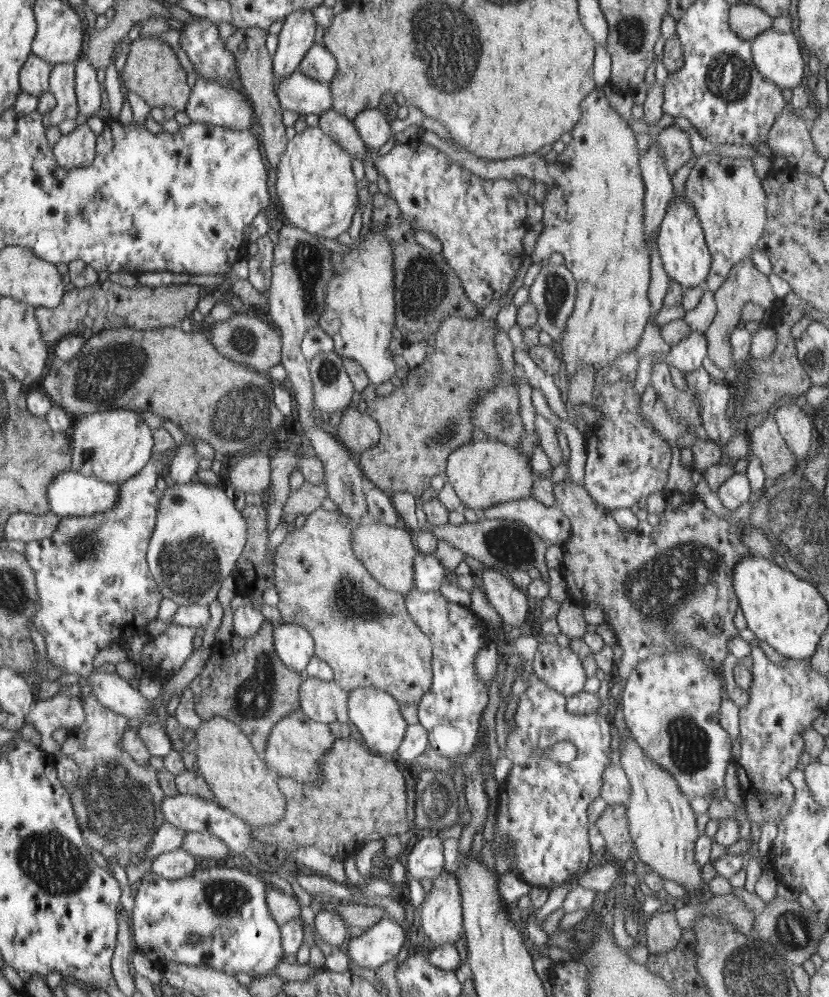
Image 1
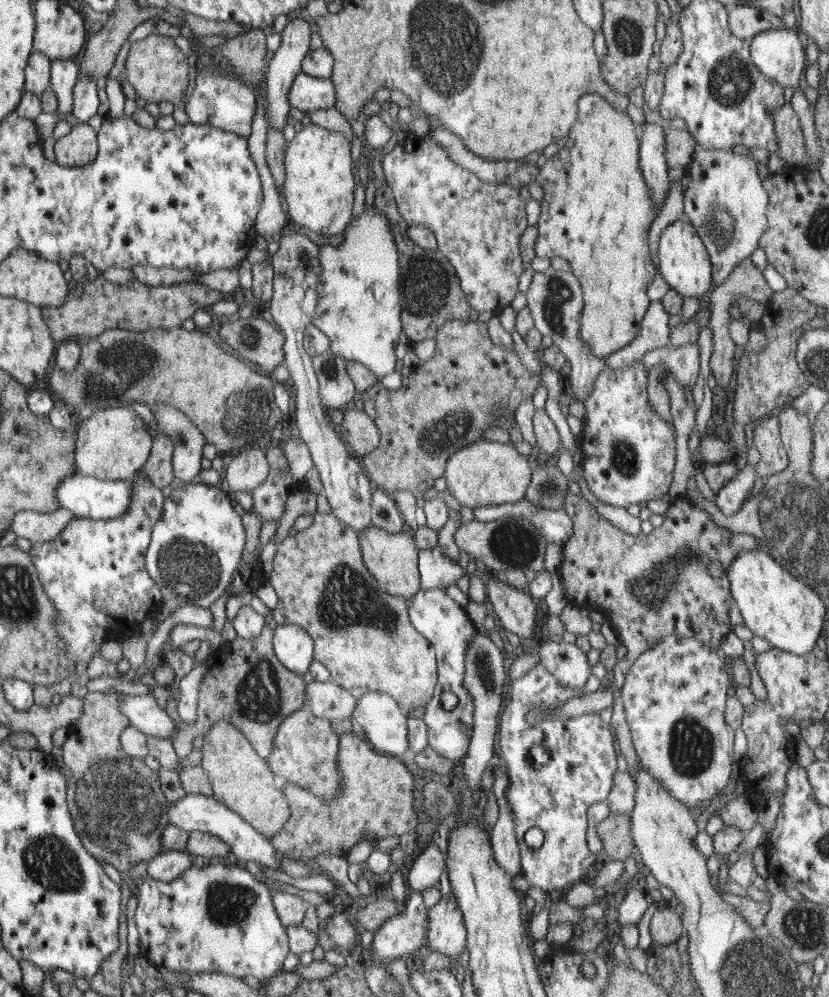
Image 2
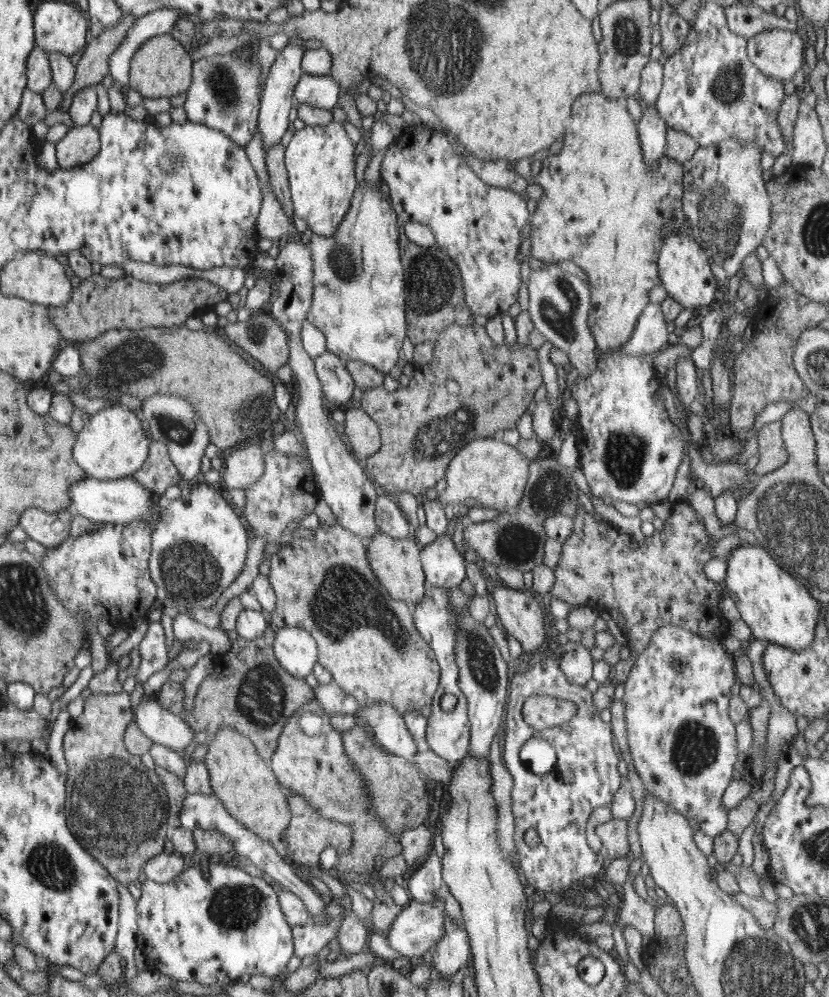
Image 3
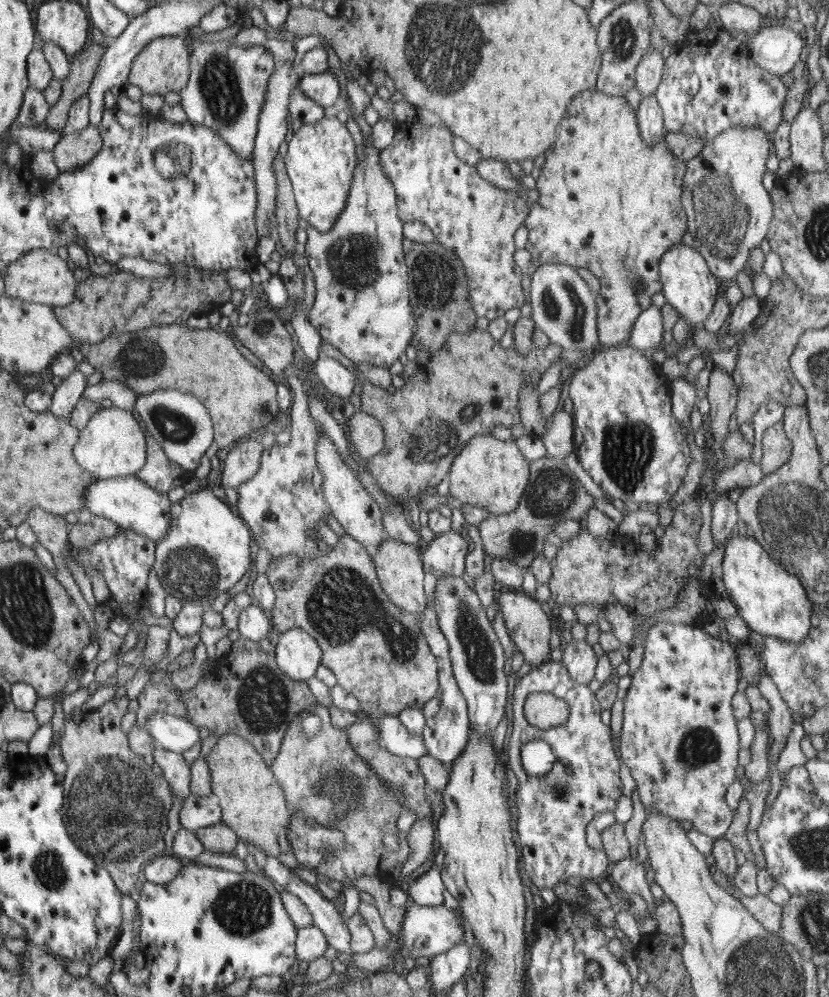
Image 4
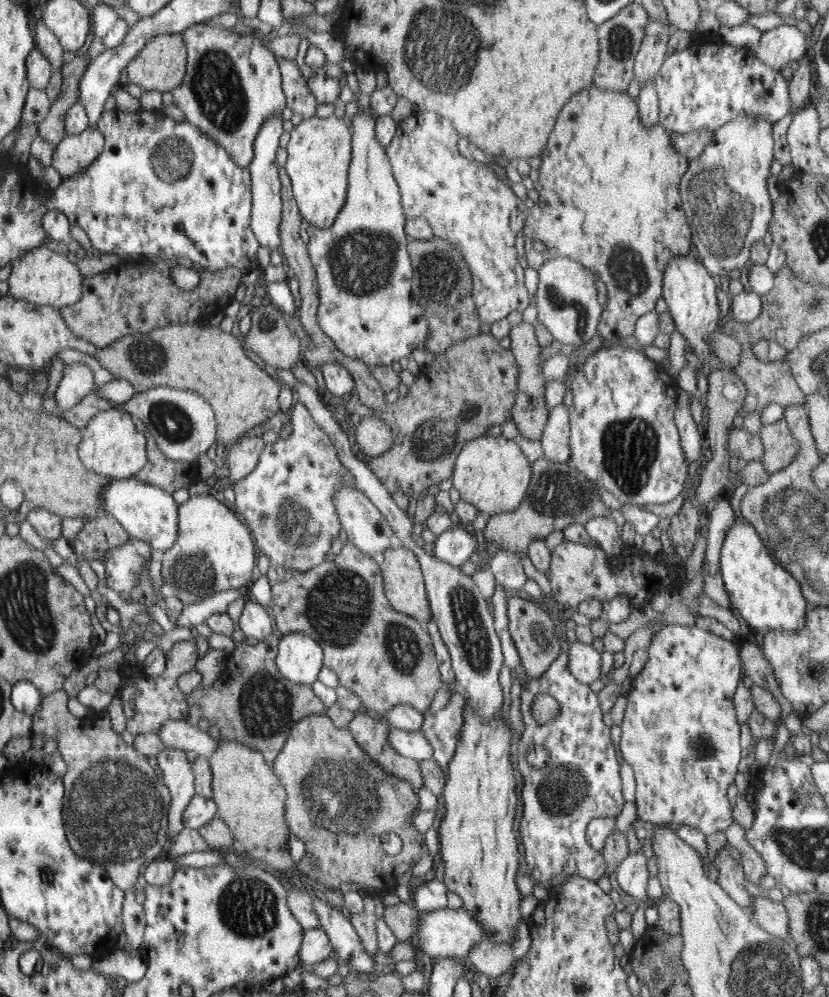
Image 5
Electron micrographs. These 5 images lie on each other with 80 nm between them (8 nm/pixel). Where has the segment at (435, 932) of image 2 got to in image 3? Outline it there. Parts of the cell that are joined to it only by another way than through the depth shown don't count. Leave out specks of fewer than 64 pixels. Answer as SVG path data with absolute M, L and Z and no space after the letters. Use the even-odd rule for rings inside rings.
M445 918L445 936L430 950L429 959L440 976L450 981L459 970L464 970L471 948L467 931Z

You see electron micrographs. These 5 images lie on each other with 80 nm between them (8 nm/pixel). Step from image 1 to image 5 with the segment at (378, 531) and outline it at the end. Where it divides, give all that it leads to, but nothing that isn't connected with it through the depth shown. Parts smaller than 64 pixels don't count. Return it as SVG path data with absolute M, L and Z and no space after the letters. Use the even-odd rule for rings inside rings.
M400 547L384 552L384 558L379 563L383 578L383 589L385 595L392 605L404 614L417 619L419 623L427 628L428 621L432 620L432 608L429 606L424 590L424 579L420 570L420 562L416 560L416 554L408 548Z

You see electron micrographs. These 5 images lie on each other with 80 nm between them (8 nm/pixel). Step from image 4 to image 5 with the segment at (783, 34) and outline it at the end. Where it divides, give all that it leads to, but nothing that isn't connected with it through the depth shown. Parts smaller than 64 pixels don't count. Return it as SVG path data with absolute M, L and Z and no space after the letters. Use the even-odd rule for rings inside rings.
M779 25L764 31L755 50L754 61L781 72L792 62L808 57L808 38L805 32L793 25Z

